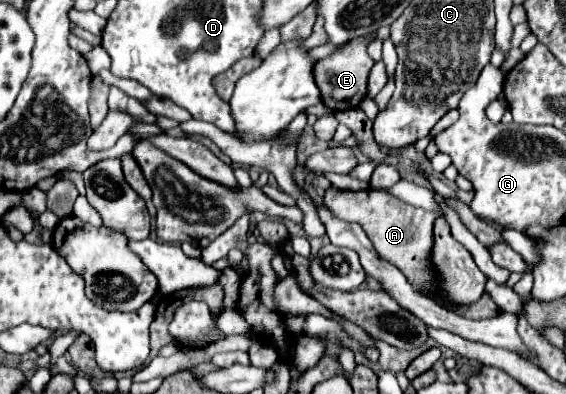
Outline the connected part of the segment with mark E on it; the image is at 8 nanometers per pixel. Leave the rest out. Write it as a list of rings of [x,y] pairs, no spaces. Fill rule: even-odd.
[[[366,36],[366,38],[354,38],[352,42],[348,42],[344,48],[336,50],[332,56],[328,58],[322,58],[314,64],[314,82],[316,86],[320,88],[320,94],[322,94],[322,102],[334,110],[334,112],[340,112],[340,110],[350,110],[350,108],[358,108],[360,102],[364,100],[366,92],[368,92],[368,76],[370,76],[370,70],[374,66],[374,60],[368,56],[366,48],[368,48],[368,42],[372,40],[372,36]]]

